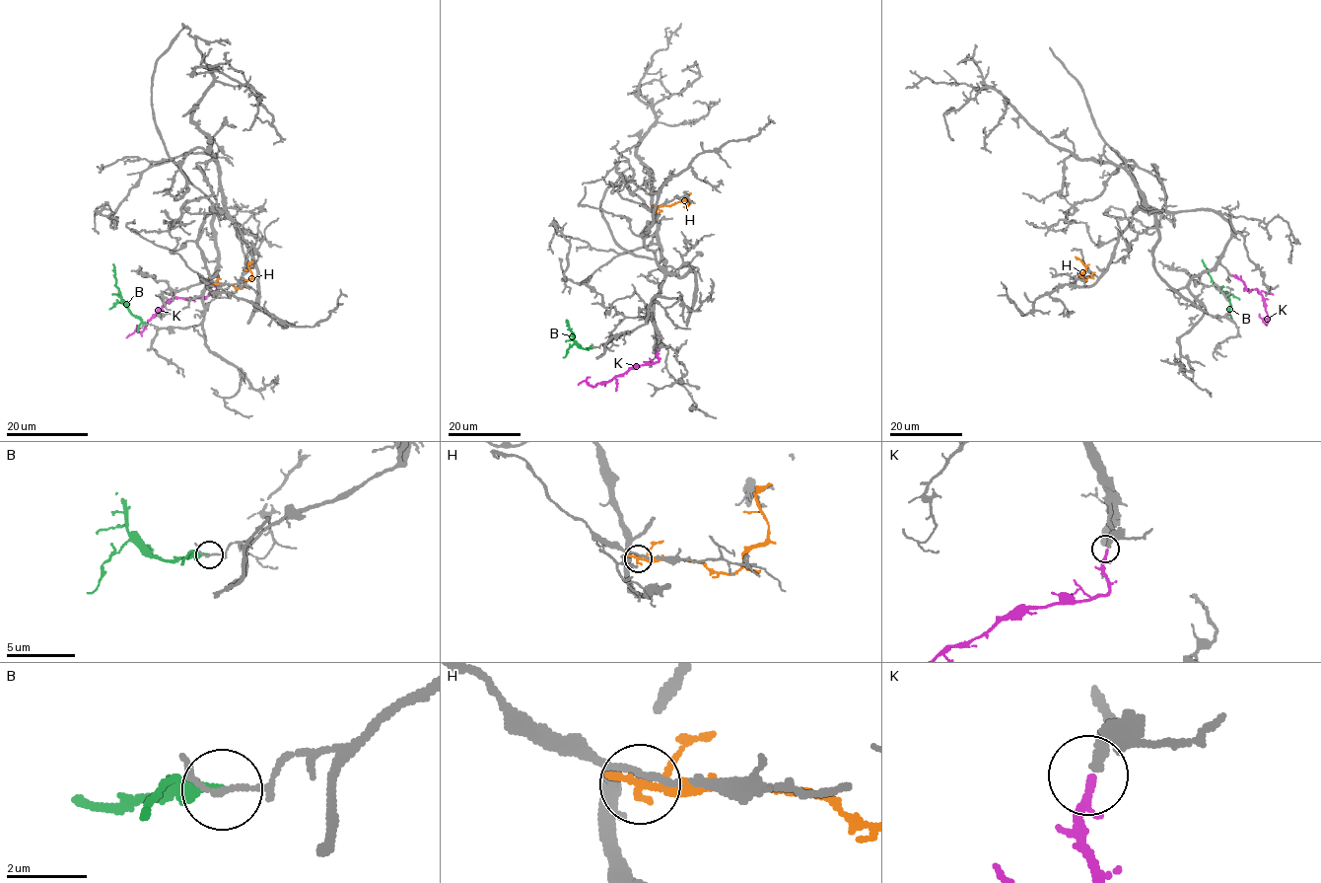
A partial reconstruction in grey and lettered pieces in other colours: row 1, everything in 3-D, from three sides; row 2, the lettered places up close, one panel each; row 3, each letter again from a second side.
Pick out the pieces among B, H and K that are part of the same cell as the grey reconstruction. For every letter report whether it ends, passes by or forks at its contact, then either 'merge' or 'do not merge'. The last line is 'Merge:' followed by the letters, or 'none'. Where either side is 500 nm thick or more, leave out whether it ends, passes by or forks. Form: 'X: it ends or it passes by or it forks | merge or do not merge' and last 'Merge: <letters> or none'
B: it passes by | do not merge
H: it passes by | do not merge
K: it passes by | merge
Merge: K

